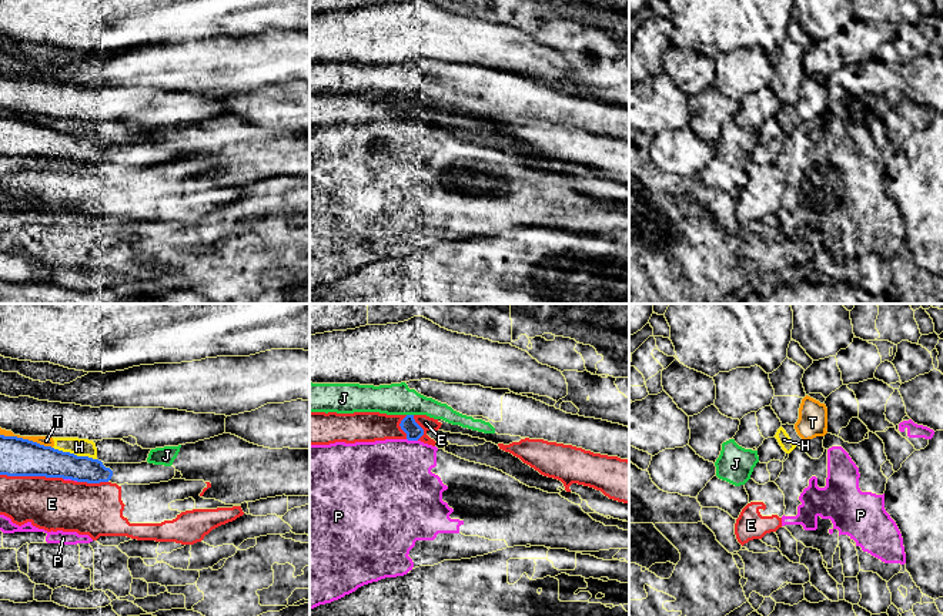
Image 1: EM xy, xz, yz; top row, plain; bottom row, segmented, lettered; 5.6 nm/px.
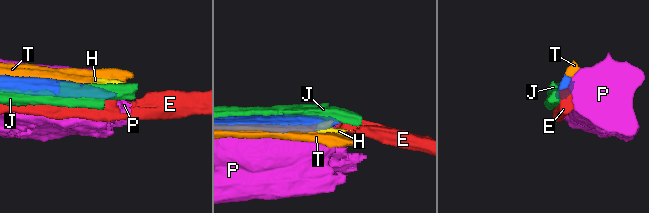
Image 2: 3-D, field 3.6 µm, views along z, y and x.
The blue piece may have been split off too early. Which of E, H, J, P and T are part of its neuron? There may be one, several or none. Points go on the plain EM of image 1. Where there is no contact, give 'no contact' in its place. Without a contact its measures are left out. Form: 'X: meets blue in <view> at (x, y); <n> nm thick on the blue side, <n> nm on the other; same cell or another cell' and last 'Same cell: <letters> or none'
E: meets blue in xy at (32, 156); 220 nm thick on the blue side, 300 nm on the other; another cell
H: meets blue in xy at (73, 134); 200 nm thick on the blue side, 100 nm on the other; another cell
J: meets blue in xz at (410, 96); 90 nm thick on the blue side, 180 nm on the other; another cell
P: meets blue in xz at (413, 120); 90 nm thick on the blue side, 440 nm on the other; another cell
T: meets blue in xy at (26, 120); 220 nm thick on the blue side, 60 nm on the other; another cell
Same cell: none

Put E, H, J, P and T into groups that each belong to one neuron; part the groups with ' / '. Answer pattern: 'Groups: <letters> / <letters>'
Groups: E / H T / J / P

